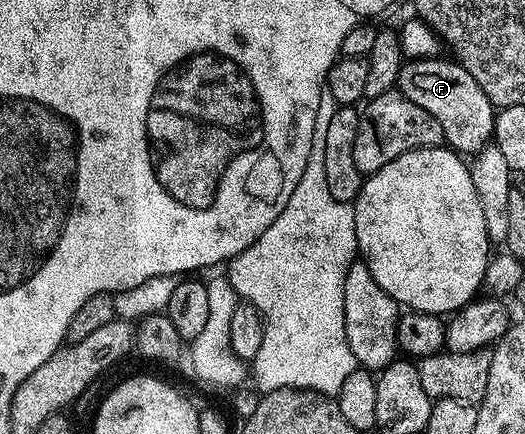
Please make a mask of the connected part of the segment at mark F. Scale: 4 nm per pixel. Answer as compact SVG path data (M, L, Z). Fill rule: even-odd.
M425 58L406 60L398 75L397 91L403 92L416 106L428 110L440 122L443 141L459 154L478 152L494 135L494 103L480 90L476 78L453 59Z

